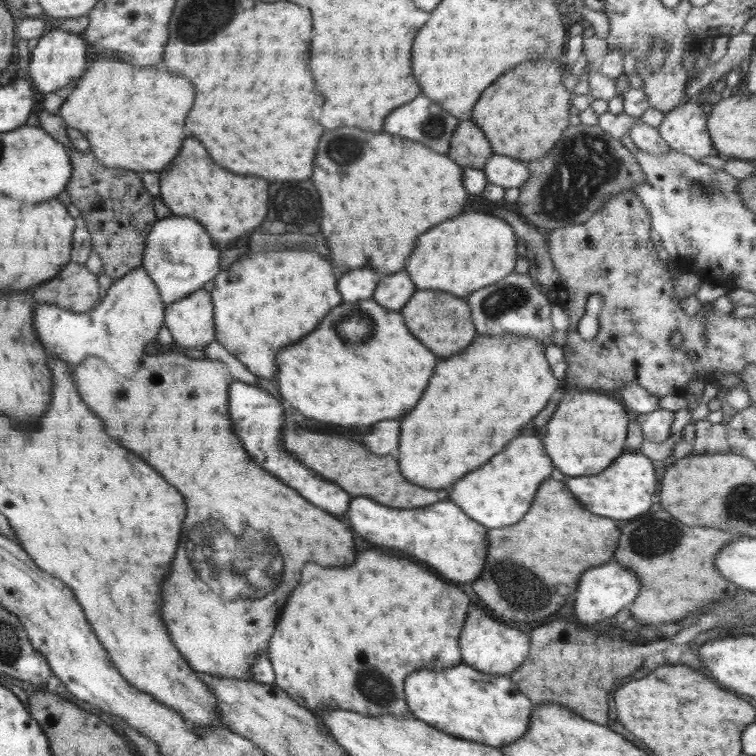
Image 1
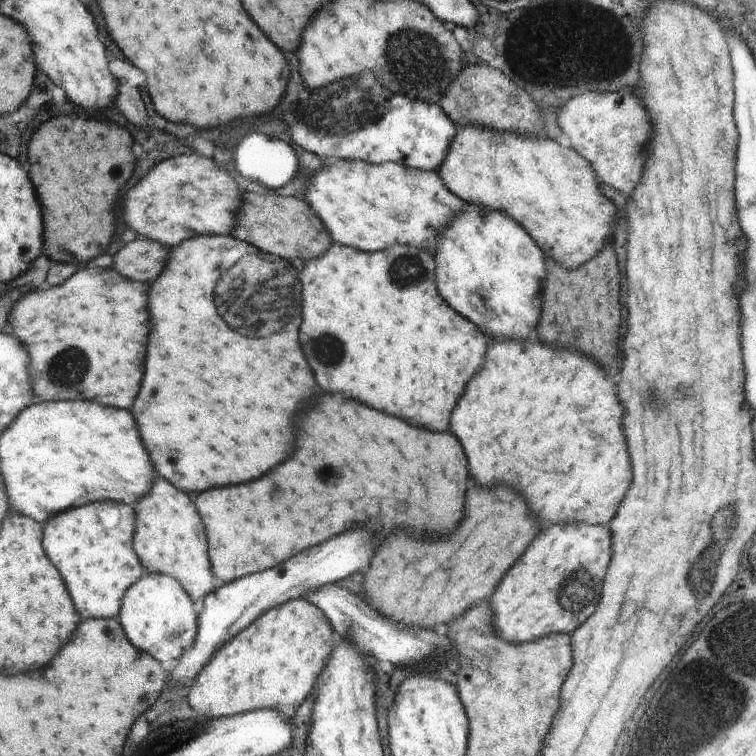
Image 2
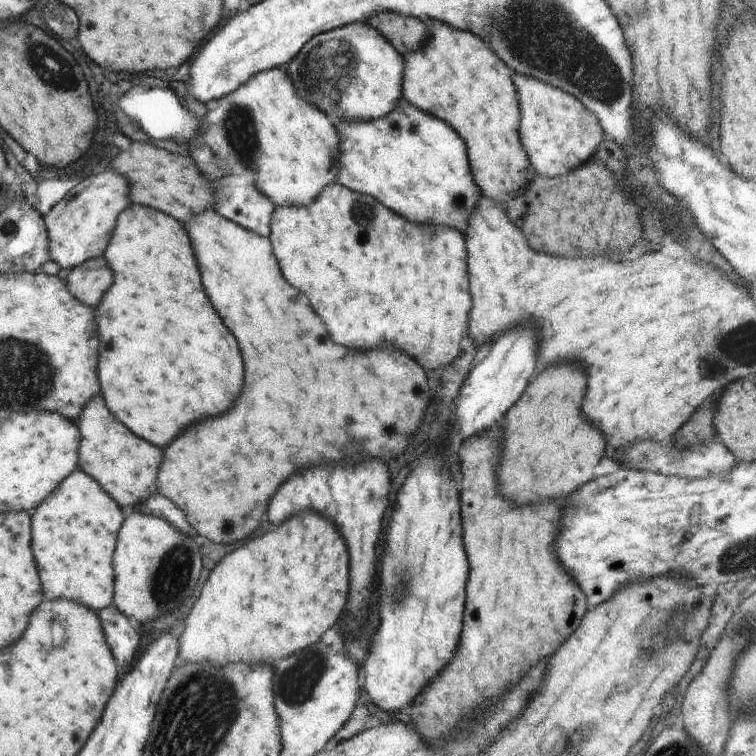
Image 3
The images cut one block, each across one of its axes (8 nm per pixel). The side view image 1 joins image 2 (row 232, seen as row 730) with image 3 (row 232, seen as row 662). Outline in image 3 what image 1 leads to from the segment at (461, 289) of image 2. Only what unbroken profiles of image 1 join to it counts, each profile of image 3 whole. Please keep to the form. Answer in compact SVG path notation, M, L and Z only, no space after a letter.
M403 96L394 110L378 120L336 123L339 137L341 169L337 183L354 192L370 195L382 202L392 212L413 223L429 223L452 227L464 234L468 219L473 213L481 194L470 170L467 148L456 131L444 121L421 111Z

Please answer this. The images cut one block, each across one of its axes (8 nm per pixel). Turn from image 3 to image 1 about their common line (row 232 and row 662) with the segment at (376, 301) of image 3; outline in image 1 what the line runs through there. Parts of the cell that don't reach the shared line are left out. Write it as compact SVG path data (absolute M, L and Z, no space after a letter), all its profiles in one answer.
M364 550L356 556L356 562L348 568L322 568L318 564L306 564L302 570L302 580L296 586L296 590L290 594L288 604L282 612L282 618L278 619L276 630L268 643L267 655L275 674L275 682L280 690L283 690L290 698L293 698L300 706L319 714L324 709L344 709L364 715L364 717L380 717L382 715L390 717L408 717L411 712L408 710L408 703L405 699L404 683L406 677L421 668L436 668L445 670L454 668L457 664L463 662L461 659L461 650L458 644L460 630L465 623L467 614L470 610L470 598L444 582L440 582L436 576L420 568L418 564L412 564L410 560L388 556L380 550Z

